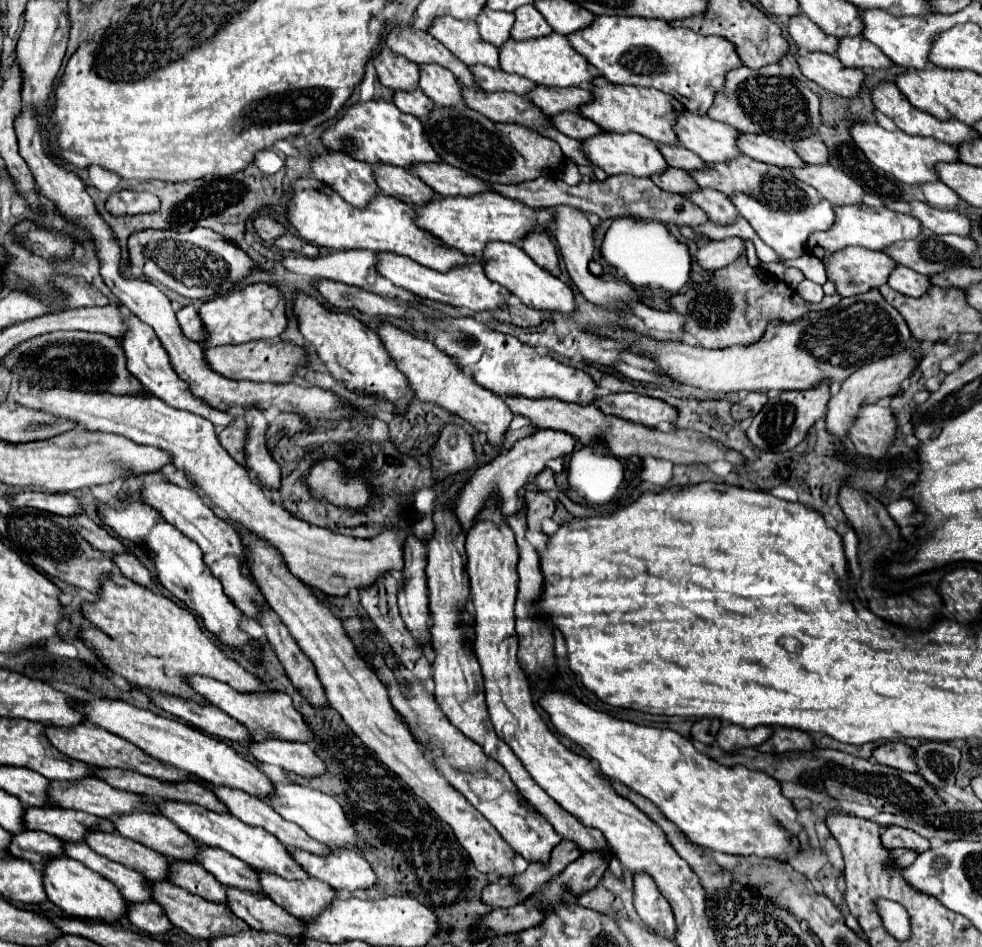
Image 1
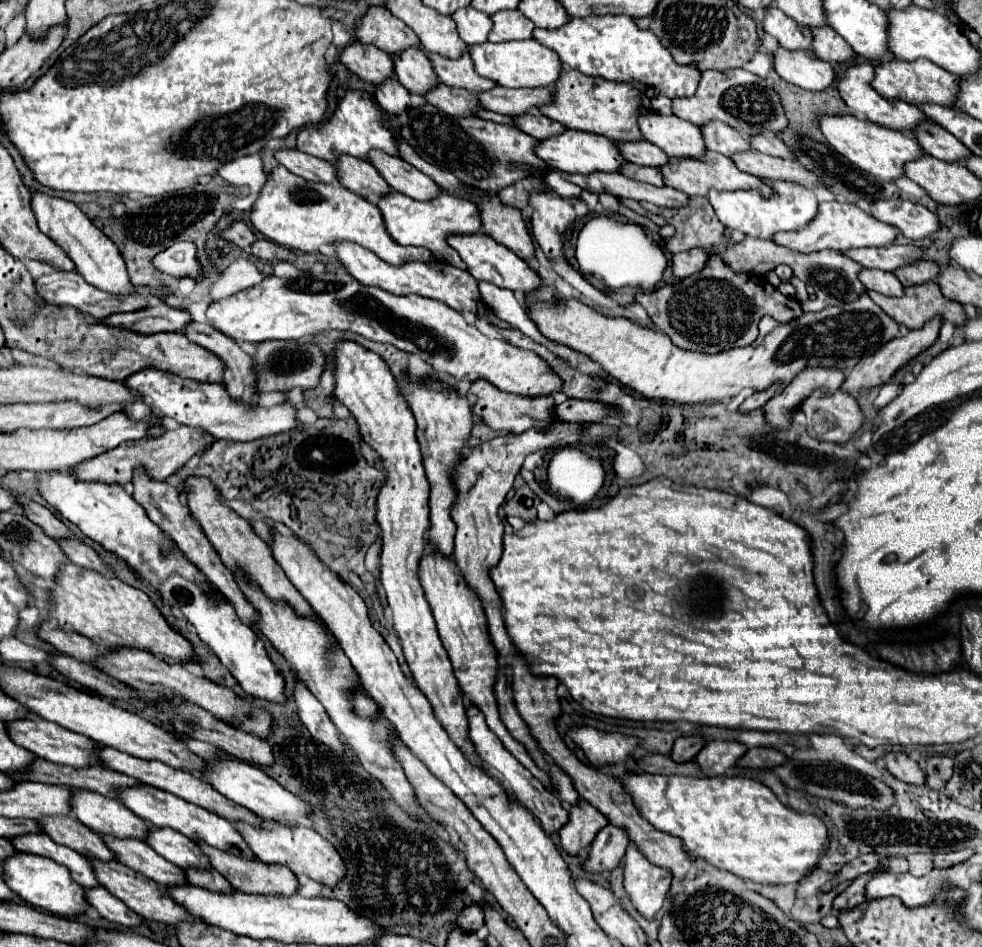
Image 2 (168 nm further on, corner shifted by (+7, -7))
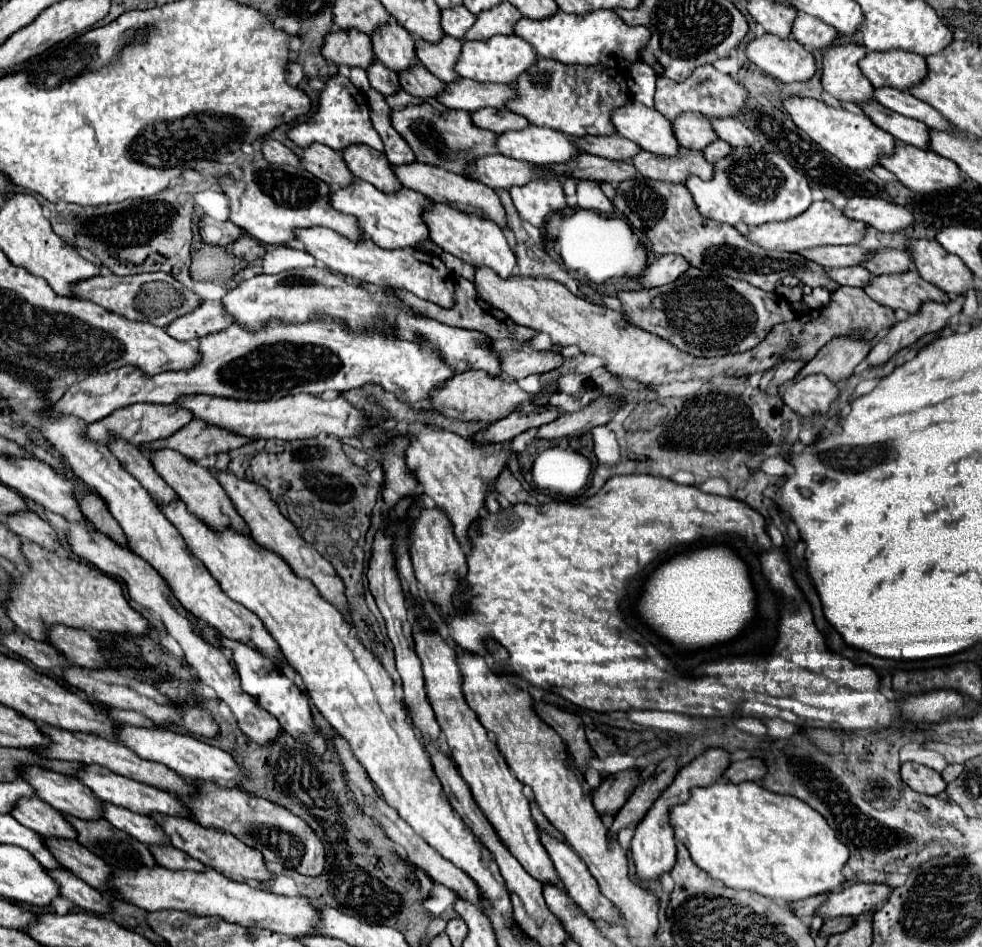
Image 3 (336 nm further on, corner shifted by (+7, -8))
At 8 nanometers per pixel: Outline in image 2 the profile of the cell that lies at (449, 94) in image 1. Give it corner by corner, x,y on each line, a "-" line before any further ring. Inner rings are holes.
417,46
393,54
393,72
411,94
423,96
437,84
437,74
433,74
427,54

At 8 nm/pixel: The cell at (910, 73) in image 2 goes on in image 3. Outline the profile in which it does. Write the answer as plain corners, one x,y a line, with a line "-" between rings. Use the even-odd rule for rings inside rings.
885,51
885,53
867,53
865,59
859,61
863,75
873,83
873,87
893,87
899,91
909,91
927,75
927,61
909,51

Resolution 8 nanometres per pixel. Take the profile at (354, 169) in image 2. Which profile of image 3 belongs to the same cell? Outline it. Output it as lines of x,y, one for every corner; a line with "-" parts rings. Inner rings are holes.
313,143
311,147
301,151
303,167
325,181
331,189
341,189
349,187
357,181
357,177
349,171
341,151
333,151
331,147
325,147
321,143

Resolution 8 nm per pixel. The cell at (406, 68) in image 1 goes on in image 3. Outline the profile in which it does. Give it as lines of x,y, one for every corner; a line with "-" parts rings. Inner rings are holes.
331,31
321,47
323,57
335,65
367,69
375,63
371,37
359,31

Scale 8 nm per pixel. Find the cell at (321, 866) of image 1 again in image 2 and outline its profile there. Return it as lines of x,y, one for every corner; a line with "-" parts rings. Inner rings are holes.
261,820
259,826
237,822
235,828
243,836
243,840
247,842
253,856
261,862
283,864
291,872
305,874
311,880
315,880
319,884
325,884
325,886
335,886
345,874
345,864
343,864
341,856
337,854
337,850
325,838
321,838
313,828
307,828
303,824
291,828
287,824
279,824
279,822
273,822
273,820

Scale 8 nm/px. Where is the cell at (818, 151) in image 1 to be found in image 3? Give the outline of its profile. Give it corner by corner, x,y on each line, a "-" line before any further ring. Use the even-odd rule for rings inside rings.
711,117
711,123
719,135
719,139
727,141
733,147
753,147
757,143
757,137
749,127
745,127
740,120
735,118

